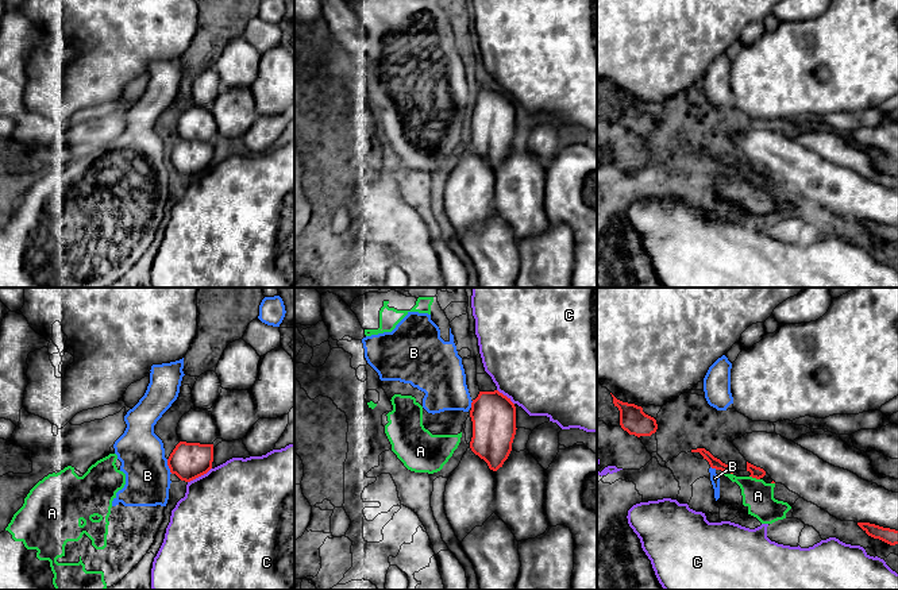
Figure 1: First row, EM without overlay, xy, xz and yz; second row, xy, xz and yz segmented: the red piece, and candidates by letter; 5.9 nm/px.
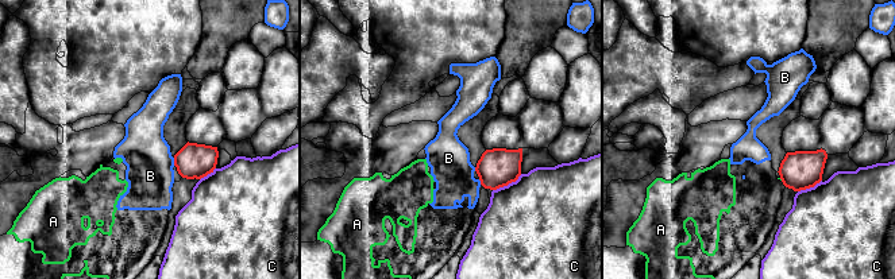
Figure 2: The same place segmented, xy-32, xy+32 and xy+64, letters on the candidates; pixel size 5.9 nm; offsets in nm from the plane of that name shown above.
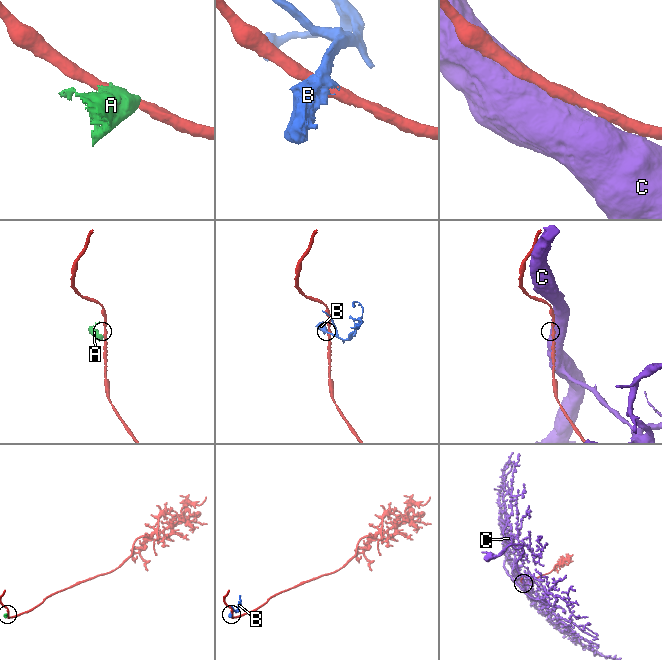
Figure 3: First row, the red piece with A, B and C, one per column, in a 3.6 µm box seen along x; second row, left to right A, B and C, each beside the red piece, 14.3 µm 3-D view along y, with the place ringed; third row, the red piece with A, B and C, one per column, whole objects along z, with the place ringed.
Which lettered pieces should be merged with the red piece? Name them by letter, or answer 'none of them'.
none of them

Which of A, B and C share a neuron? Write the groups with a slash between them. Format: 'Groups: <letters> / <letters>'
Groups: A B / C

